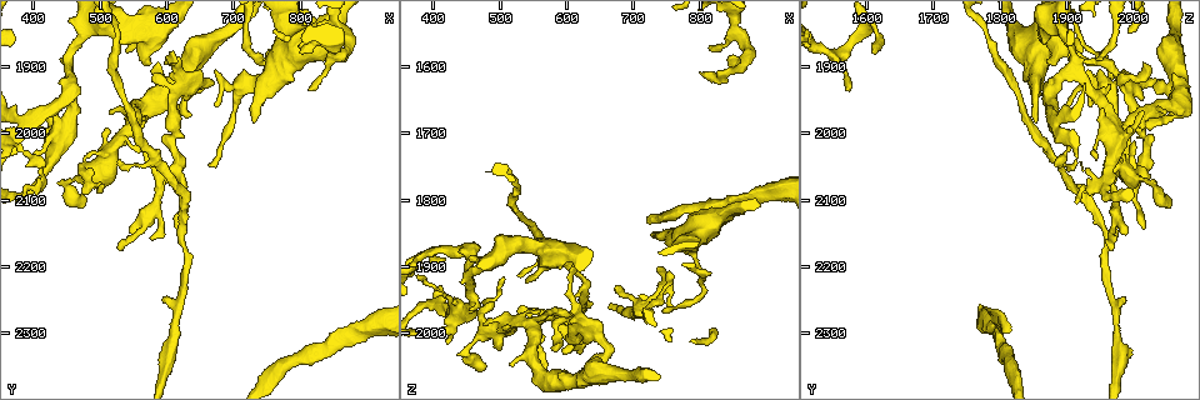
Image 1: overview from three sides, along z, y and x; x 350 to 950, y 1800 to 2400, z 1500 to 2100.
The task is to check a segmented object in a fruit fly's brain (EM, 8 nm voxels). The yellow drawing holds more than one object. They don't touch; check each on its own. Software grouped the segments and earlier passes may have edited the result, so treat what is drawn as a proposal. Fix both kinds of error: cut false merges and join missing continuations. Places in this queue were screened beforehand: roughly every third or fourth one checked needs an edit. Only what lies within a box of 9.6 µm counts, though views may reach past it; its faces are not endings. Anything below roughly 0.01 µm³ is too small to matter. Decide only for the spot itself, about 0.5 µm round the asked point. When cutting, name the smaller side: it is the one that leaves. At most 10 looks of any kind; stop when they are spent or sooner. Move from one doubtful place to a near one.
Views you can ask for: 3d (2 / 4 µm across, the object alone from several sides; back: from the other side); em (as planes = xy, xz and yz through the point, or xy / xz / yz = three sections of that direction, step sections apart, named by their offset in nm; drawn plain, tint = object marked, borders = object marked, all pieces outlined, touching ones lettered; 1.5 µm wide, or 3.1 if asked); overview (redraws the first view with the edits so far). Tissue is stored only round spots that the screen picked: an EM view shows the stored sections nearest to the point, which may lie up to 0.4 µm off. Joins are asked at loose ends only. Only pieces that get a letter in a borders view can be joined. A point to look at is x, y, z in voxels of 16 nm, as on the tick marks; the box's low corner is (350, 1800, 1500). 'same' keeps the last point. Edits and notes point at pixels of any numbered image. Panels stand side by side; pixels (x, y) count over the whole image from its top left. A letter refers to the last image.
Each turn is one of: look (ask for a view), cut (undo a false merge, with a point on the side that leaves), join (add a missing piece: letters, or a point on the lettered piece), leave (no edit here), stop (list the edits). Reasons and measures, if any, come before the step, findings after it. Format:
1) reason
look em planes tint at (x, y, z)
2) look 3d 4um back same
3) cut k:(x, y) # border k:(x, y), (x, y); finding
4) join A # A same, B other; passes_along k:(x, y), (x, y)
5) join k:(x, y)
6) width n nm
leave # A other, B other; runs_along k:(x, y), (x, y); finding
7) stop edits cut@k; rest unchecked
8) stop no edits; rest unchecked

sharp bend
look 3d 2um at (450, 2070, 2025)

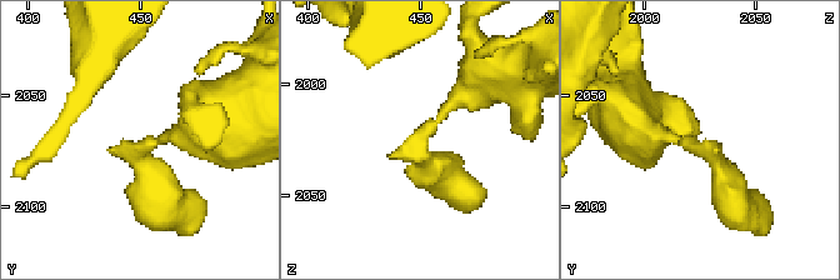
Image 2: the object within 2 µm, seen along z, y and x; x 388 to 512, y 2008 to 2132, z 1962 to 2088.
look em planes plain at (450, 2075, 2026)

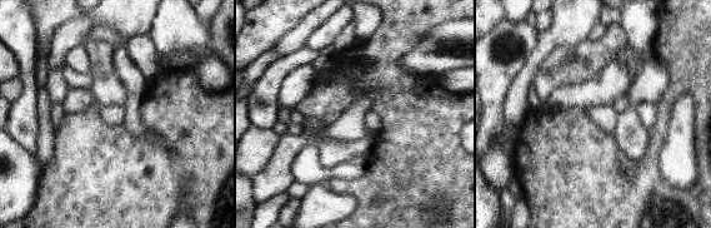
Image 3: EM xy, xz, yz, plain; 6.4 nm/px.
see the neighbours
look em planes borders same

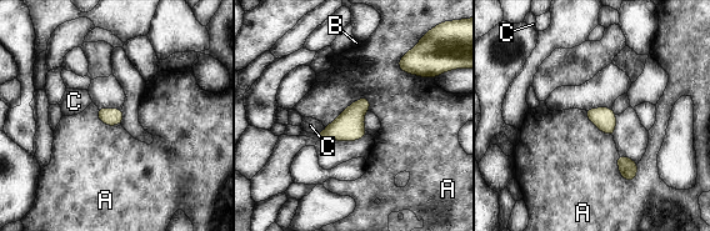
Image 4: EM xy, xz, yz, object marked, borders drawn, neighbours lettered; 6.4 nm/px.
width 110 nm; longest_contact A 360 nm
leave # A other, B other, C other; one neuron here

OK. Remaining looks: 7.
an open end
look 3d 2um at (575, 1900, 1865)

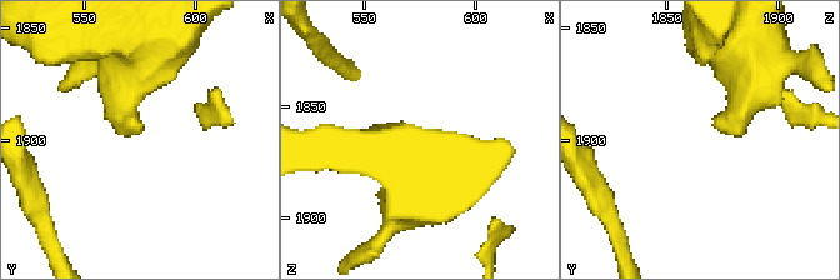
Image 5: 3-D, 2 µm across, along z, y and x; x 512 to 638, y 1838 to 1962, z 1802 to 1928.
need the tissue
look em yz step 8 borders at (573, 1894, 1871)

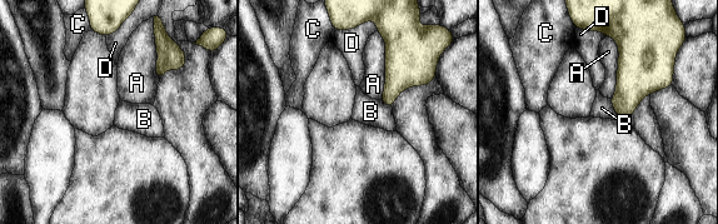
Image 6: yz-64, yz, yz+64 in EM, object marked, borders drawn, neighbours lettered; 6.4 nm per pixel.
look em planes borders same

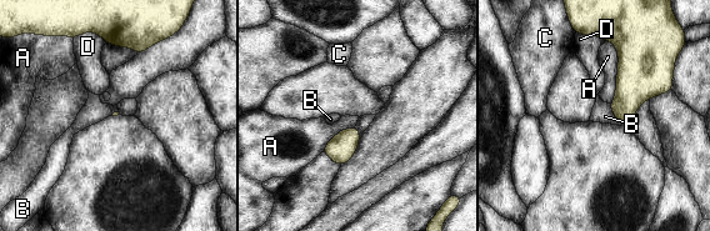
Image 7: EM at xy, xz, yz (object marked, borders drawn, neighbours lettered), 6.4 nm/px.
longest_contact A 420 nm
leave # A other, B other, C other, D other; border 7:(609, 104), (613, 115), (621, 125); no lettered piece goes on from it

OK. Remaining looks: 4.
tapers out
look 3d 2um at (670, 2050, 1955)

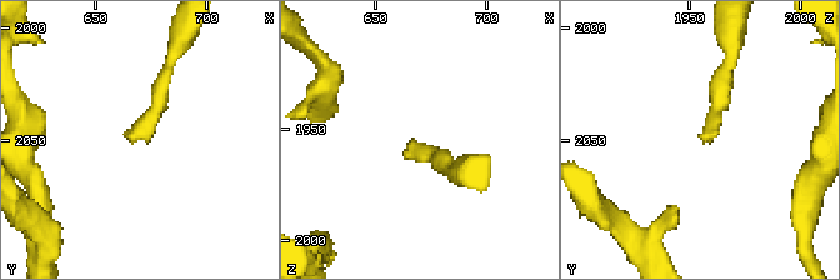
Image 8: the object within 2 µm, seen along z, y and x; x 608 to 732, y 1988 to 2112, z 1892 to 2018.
look em xz step 8 tint at (670, 2052, 1957)

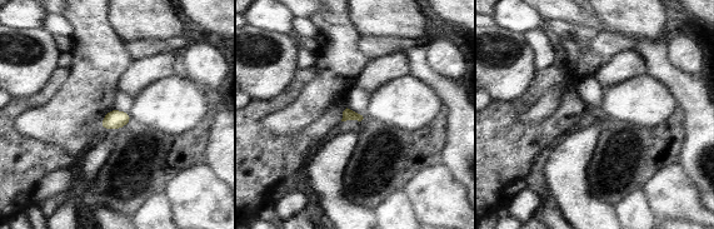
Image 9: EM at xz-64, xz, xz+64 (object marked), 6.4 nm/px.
cut it another way
look em planes borders same

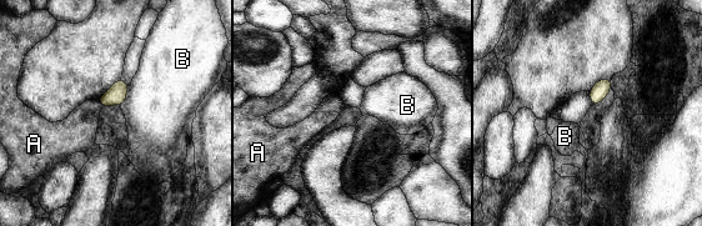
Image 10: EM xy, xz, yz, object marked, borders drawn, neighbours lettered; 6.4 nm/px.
longest_contact B 160 nm
leave # A other, B other; border 10:(130, 85), (121, 106); none of them fits

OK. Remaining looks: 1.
stop no edits; rest unchecked

